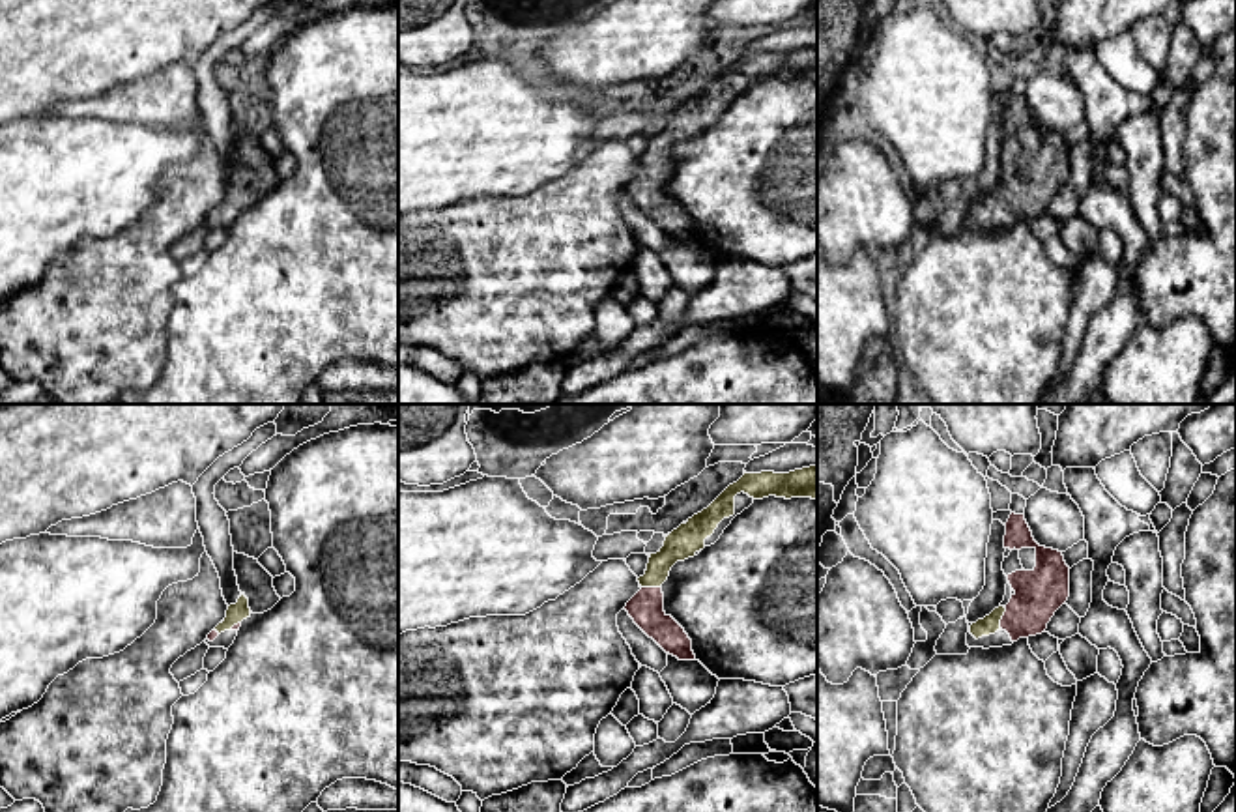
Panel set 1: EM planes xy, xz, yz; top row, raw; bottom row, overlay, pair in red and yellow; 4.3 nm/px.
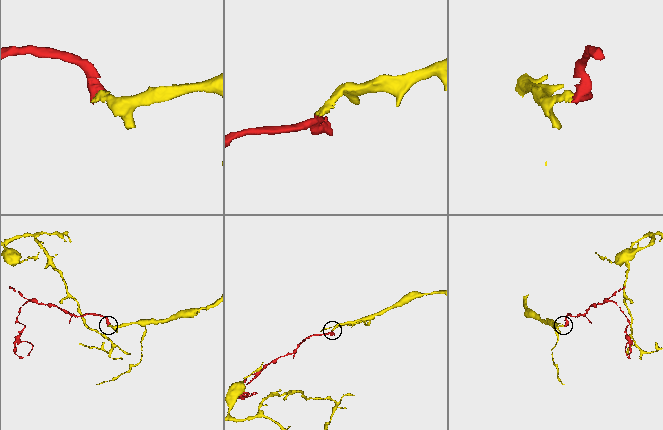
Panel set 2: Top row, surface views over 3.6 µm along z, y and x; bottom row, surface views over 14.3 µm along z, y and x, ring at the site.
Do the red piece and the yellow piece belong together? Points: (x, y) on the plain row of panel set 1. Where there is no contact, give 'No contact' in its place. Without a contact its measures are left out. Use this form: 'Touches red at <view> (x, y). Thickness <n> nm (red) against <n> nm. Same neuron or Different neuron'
Touches red at yz (1003, 199). Thickness 200 nm (red) against 80 nm. Same neuron

